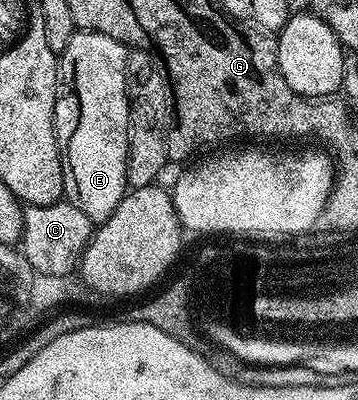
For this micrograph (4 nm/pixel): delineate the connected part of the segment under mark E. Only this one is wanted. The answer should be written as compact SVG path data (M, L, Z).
M76 29L73 37L69 37L69 45L58 52L57 62L59 65L59 91L55 94L55 138L59 141L59 156L63 162L63 193L66 202L77 205L85 217L89 217L92 224L98 225L117 209L117 205L127 194L129 188L127 185L127 131L131 128L131 103L127 100L127 53L129 47L121 41L115 41L105 33L96 31L84 31Z

